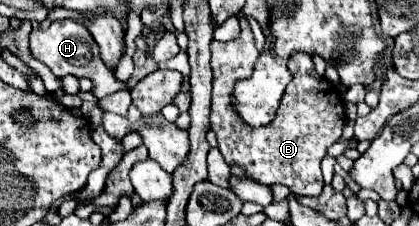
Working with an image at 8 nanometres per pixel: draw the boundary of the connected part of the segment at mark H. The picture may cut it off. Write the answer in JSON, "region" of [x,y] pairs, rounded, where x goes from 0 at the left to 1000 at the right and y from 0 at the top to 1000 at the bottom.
{"region":[[[146,84],[146,93],[126,93],[112,128],[79,128],[69,146],[69,199],[74,199],[74,243],[84,261],[93,261],[98,279],[107,279],[136,341],[155,341],[155,332],[179,332],[179,341],[208,341],[222,358],[227,376],[227,420],[236,438],[303,394],[298,367],[279,358],[270,341],[270,323],[260,323],[255,305],[246,305],[246,270],[236,252],[236,217],[222,181],[222,155],[184,93],[169,84]]]}

